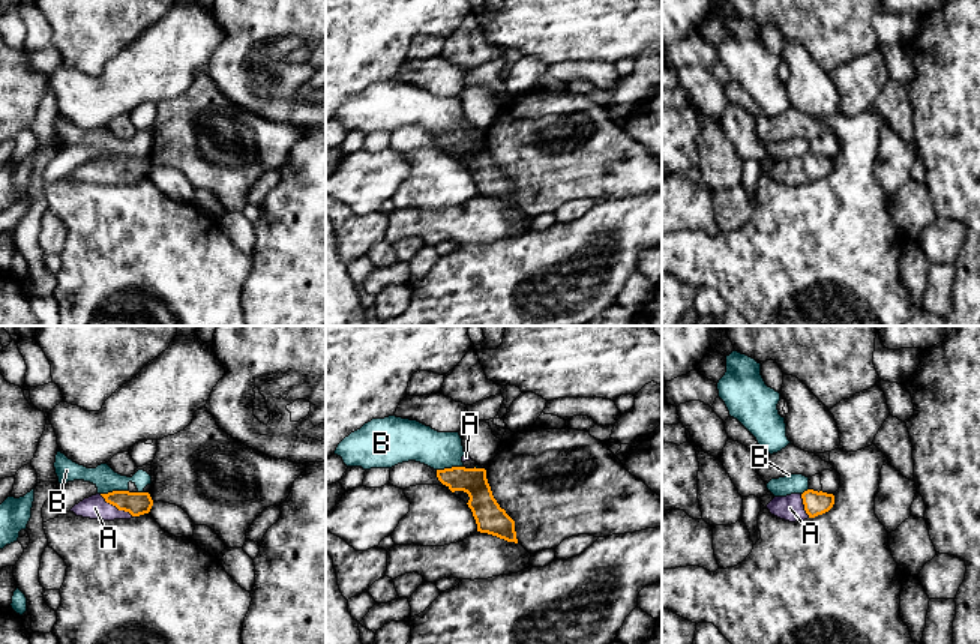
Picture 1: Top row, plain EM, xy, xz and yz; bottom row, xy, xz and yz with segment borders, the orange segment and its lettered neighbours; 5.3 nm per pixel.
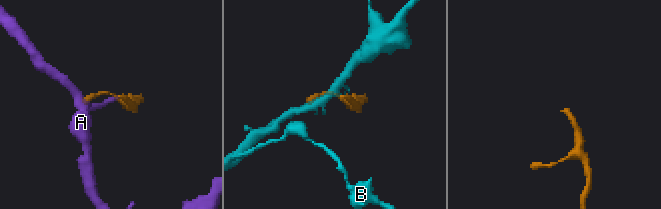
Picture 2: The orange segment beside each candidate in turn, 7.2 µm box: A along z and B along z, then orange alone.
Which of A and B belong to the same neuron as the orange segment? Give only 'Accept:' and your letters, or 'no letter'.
Accept: A

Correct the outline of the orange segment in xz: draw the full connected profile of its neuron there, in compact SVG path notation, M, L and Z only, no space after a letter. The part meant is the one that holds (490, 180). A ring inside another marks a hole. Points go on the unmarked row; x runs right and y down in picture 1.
M452 131L437 134L437 141L452 156L464 155L468 158L467 168L476 183L477 195L518 207L515 185L494 162L485 132Z

